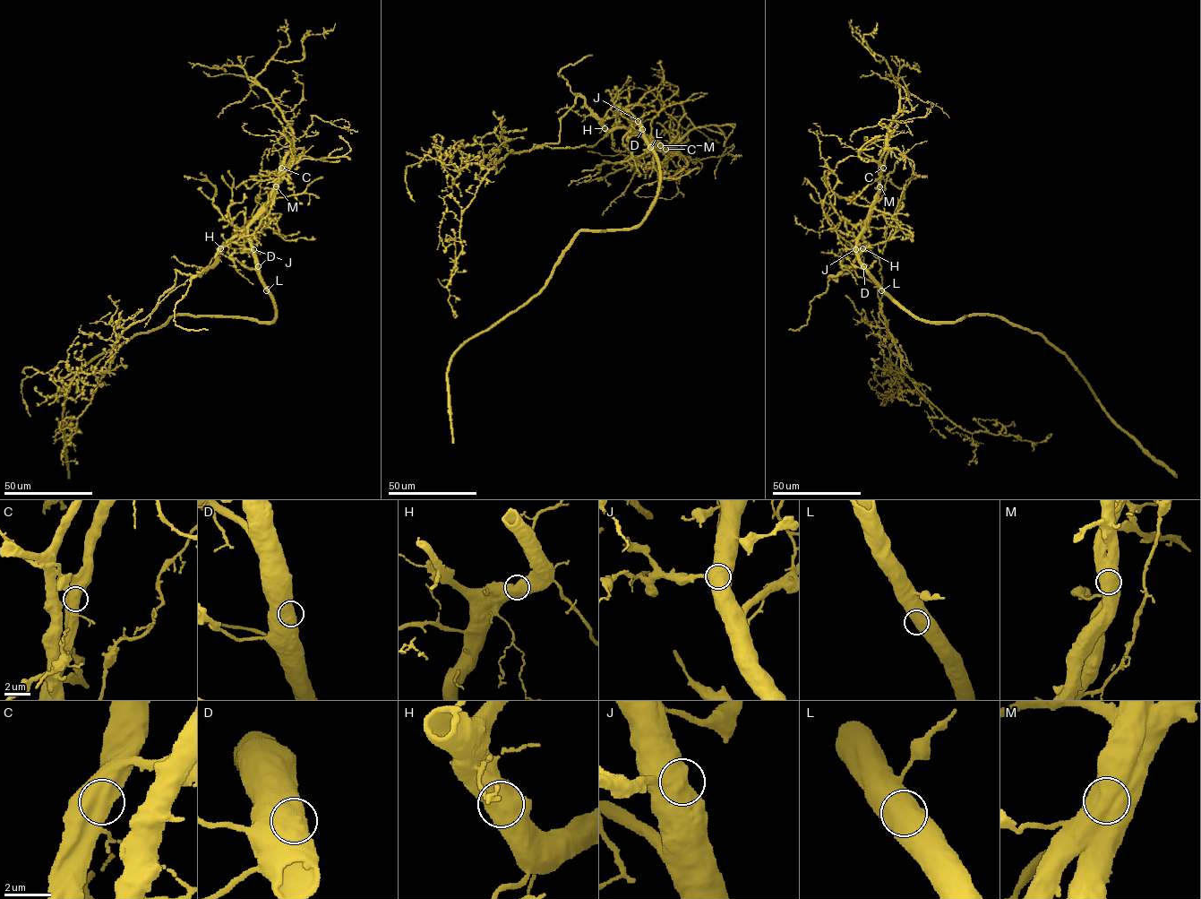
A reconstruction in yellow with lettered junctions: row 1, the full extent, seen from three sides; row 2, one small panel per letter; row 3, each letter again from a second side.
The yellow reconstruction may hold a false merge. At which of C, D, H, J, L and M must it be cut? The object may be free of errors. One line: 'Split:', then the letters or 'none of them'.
Split: M

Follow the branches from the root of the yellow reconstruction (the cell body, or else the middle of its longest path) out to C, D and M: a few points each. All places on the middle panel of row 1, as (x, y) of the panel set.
C: (651, 149), (636, 123), (632, 130), (639, 135), (665, 149)
D: (651, 149), (642, 129)
M: (651, 149), (636, 123), (633, 131), (660, 145)

